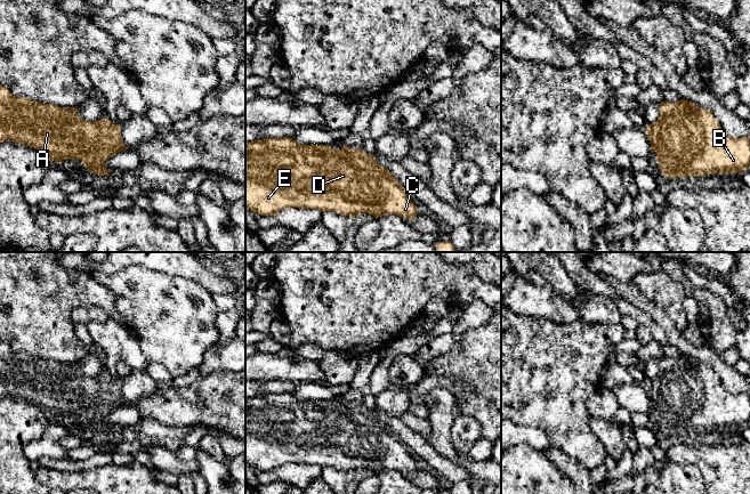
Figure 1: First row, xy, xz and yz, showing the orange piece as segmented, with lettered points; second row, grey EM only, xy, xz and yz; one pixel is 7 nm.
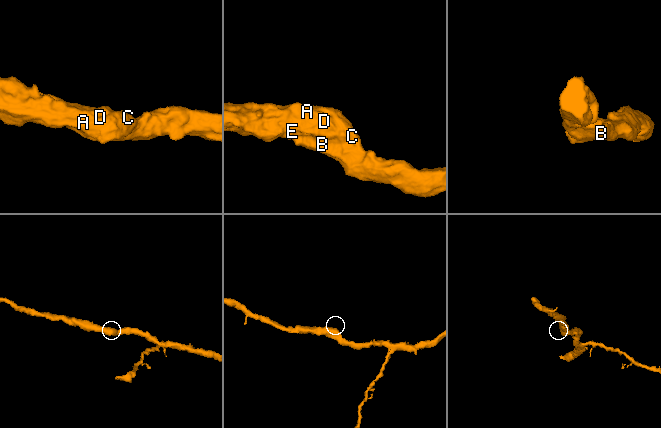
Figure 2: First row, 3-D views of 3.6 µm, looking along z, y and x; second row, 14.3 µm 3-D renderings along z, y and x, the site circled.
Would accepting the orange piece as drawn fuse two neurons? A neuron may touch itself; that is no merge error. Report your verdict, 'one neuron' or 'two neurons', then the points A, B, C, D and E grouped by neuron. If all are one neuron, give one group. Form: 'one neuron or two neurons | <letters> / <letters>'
one neuron | A B C D E

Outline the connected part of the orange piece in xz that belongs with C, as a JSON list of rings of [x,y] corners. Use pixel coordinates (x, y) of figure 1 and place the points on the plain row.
[[[291,392],[245,397],[245,464],[261,471],[277,471],[284,464],[309,463],[350,472],[369,469],[377,475],[396,470],[413,476],[418,470],[414,459],[389,426],[376,418],[376,411],[365,408],[363,404],[344,402],[334,405],[329,400],[300,400]]]

